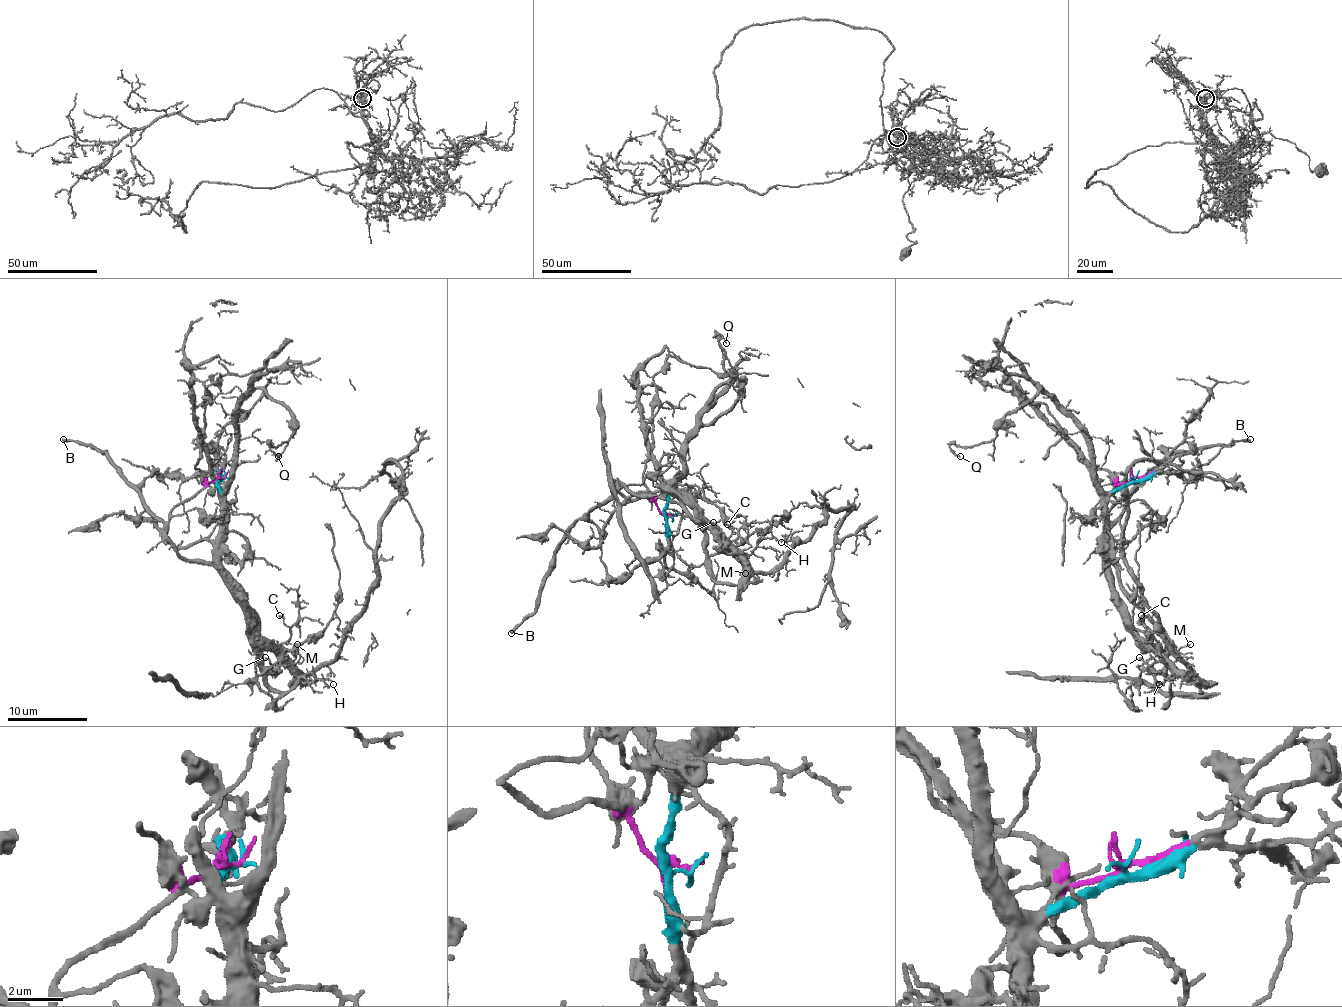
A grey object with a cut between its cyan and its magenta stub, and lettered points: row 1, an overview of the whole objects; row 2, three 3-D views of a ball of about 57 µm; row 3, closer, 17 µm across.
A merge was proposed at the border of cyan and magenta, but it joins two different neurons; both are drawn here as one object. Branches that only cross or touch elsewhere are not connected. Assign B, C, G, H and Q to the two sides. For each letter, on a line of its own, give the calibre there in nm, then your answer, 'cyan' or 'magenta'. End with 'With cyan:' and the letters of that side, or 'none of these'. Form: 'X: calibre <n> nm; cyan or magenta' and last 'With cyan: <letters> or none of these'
B: calibre 280 nm; magenta
C: calibre 180 nm; cyan
G: calibre 130 nm; cyan
H: calibre 110 nm; cyan
Q: calibre 80 nm; cyan
With cyan: C, G, H, Q

